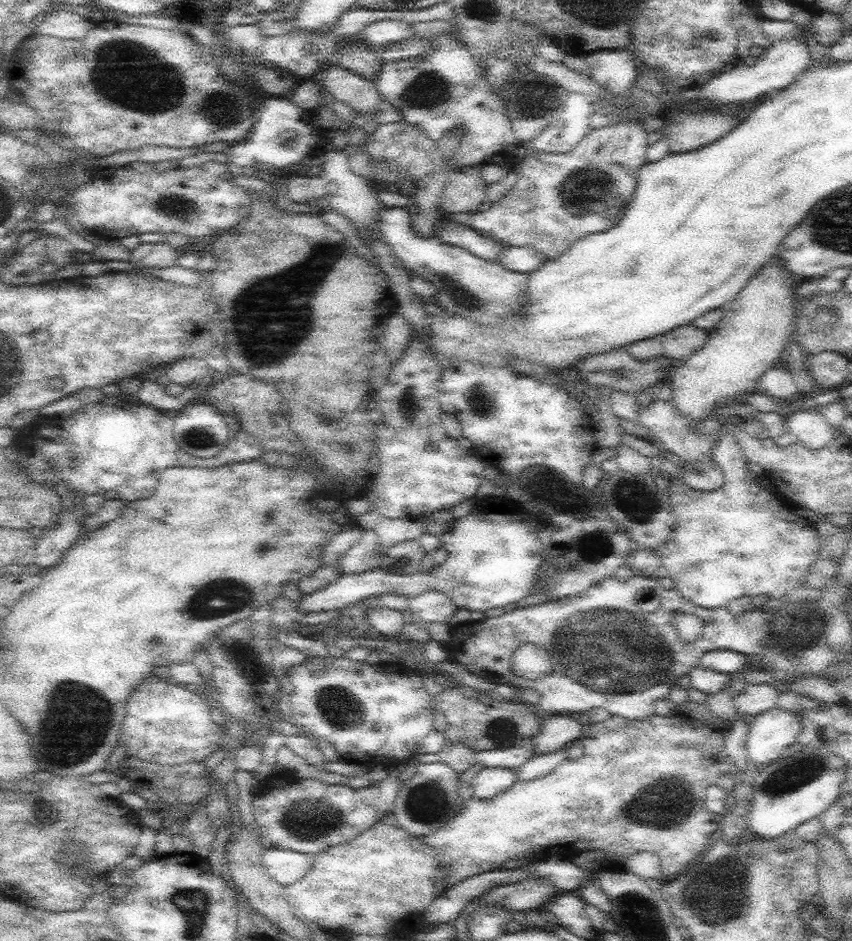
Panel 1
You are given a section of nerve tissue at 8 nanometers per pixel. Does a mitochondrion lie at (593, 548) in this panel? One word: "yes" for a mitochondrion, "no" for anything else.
yes

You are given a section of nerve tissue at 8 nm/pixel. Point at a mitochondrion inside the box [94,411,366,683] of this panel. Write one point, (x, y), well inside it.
(222, 597)

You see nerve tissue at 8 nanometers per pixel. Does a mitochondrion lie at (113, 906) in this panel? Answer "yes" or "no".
no

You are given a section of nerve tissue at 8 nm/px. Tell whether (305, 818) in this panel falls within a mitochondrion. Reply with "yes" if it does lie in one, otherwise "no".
yes

